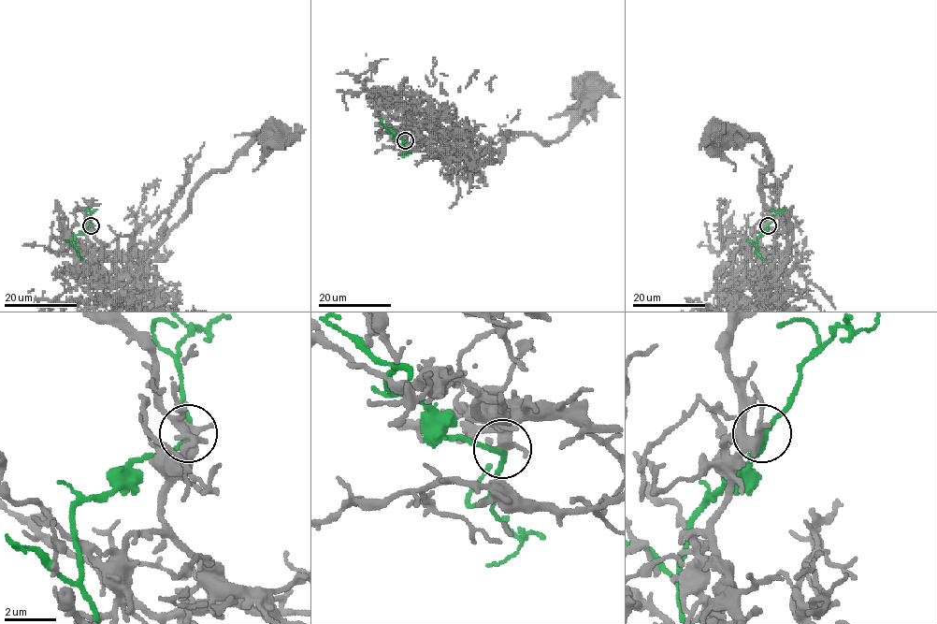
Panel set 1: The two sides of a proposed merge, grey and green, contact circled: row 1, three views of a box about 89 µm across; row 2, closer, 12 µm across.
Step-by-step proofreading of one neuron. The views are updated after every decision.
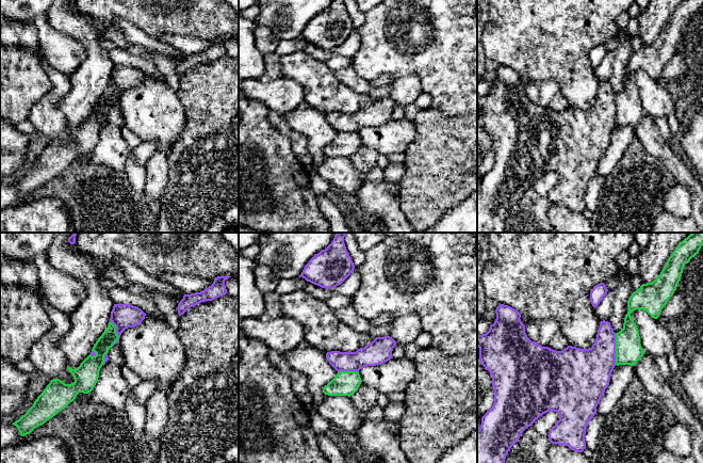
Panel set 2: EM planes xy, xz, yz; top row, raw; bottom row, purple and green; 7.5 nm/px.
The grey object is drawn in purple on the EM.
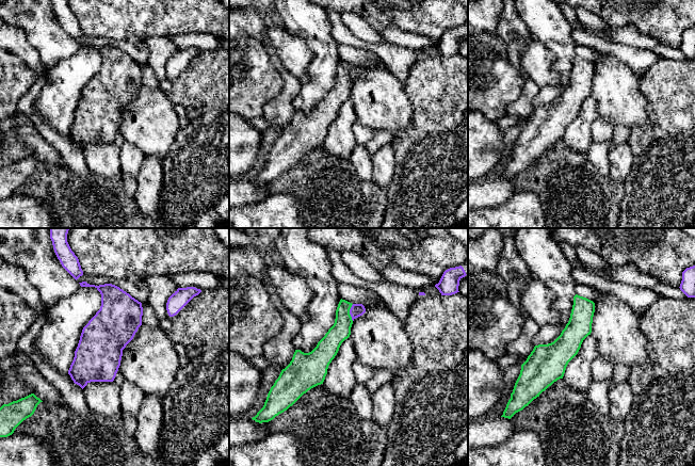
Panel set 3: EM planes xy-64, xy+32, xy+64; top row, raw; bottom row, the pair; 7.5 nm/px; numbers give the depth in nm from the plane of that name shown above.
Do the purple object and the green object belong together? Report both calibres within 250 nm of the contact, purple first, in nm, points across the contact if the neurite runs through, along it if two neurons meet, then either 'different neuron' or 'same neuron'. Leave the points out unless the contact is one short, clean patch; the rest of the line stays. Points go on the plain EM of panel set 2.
320/200 nm | different neuron

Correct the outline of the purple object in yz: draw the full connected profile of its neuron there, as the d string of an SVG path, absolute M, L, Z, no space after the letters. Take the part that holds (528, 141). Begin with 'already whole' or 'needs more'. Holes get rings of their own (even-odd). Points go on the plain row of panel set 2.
already whole | M501 65L495 70L496 80L493 85L490 86L489 92L486 95L478 96L477 95L477 108L479 109L479 123L485 128L486 131L490 133L492 137L492 147L494 150L494 164L492 169L481 178L481 186L479 191L477 192L477 233L507 233L505 227L505 220L510 211L510 209L519 202L523 192L533 187L536 180L538 180L543 175L554 172L559 176L559 181L555 185L555 187L549 193L549 199L552 205L565 206L568 207L571 211L583 213L586 209L585 195L586 189L590 180L596 174L596 167L600 164L602 157L605 154L605 150L609 146L610 135L616 127L616 94L611 89L608 82L601 82L600 89L598 91L596 99L594 105L589 110L581 110L572 107L568 107L561 112L553 111L549 108L542 108L538 103L532 102L526 94L525 86L521 82L521 75L508 67Z

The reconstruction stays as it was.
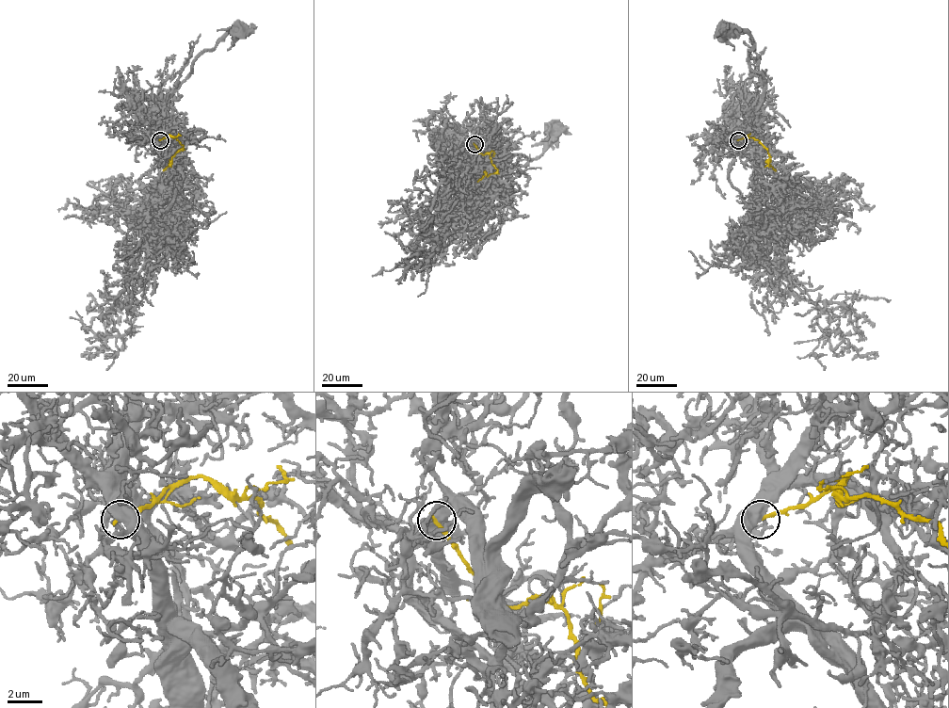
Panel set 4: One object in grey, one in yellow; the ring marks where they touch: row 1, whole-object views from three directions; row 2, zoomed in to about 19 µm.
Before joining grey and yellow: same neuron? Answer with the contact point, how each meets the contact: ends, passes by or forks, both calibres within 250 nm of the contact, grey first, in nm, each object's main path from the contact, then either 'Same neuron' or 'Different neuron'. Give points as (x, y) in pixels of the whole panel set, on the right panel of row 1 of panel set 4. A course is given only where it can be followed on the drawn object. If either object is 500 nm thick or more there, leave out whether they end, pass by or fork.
Place: (738, 140). Thickness 600 nm (grey) against 240 nm. Course of grey: (738, 140), (761, 103), (765, 80), (750, 68), (748, 51), (752, 39), (746, 32), (725, 30). Course of yellow: (738, 140), (748, 135), (758, 140), (767, 150), (770, 166), (776, 170). Different neuron

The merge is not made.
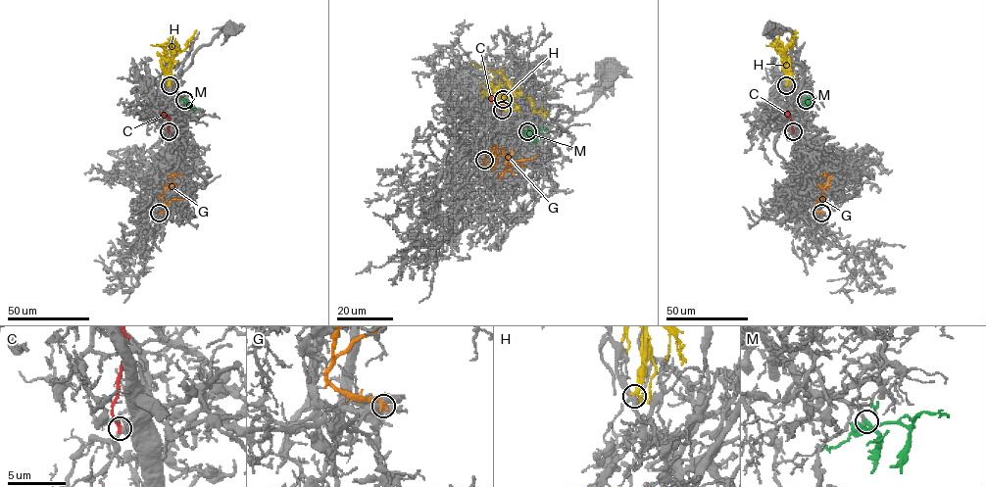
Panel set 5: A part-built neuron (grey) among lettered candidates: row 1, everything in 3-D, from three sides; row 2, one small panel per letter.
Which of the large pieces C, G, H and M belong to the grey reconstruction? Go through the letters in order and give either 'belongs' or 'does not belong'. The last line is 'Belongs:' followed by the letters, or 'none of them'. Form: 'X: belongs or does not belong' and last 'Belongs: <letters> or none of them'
C: does not belong
G: does not belong
H: belongs
M: belongs
Belongs: H, M

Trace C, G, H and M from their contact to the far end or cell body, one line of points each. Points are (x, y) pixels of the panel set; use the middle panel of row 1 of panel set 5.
C: (501, 110), (502, 105), (491, 97)
G: (483, 160), (494, 146), (495, 153), (489, 164), (505, 153), (509, 170), (504, 171), (510, 165), (526, 166)
H: (503, 99), (499, 101), (502, 97), (506, 99), (521, 94), (501, 74), (469, 64)
M: (527, 131), (547, 129)

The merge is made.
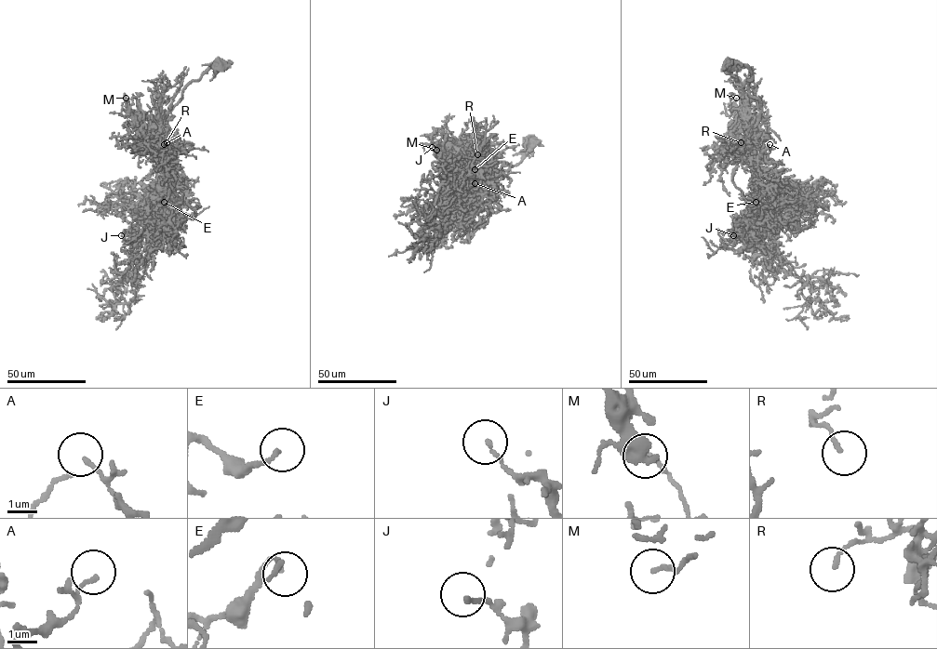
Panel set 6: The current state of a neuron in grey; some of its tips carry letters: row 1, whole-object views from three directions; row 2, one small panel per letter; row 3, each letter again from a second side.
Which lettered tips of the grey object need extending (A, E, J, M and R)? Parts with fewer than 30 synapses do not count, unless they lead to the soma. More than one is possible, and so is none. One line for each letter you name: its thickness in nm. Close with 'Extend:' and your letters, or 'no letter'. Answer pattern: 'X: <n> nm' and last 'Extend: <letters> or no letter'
Extend: no letter

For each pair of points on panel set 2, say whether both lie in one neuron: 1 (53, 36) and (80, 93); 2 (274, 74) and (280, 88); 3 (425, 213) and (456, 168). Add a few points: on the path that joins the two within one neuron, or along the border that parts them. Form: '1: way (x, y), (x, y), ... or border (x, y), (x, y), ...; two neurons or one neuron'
1: border (83, 50), (85, 59), (68, 78); two neurons
2: border (281, 76), (271, 82), (262, 82), (259, 79); two neurons
3: way (425, 202), (425, 198), (444, 179); one neuron

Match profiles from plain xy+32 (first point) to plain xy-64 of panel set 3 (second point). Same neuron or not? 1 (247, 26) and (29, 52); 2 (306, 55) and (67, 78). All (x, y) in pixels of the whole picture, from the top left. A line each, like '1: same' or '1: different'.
1: same
2: different

